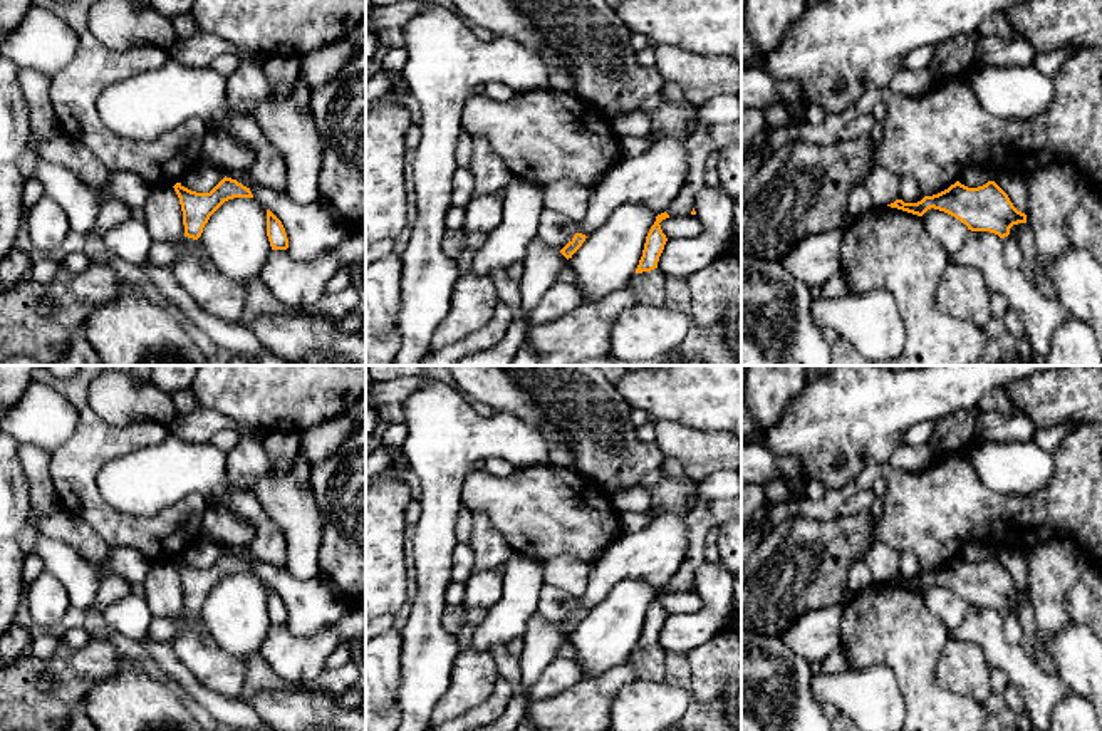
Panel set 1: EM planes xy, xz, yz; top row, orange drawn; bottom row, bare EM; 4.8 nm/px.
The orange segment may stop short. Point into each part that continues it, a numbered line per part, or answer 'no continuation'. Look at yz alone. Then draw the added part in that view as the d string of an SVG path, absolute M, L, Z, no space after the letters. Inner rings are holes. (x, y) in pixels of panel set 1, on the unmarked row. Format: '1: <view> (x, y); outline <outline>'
1: yz (1013, 632); outline M1013 612L1001 614L1003 617L1003 632L1010 644L1021 645L1023 644L1023 627L1020 625L1016 615Z

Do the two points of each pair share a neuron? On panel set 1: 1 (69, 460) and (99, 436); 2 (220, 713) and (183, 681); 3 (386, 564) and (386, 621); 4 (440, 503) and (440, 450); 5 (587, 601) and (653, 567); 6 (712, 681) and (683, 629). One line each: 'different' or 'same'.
1: same
2: same
3: different
4: same
5: same
6: different

